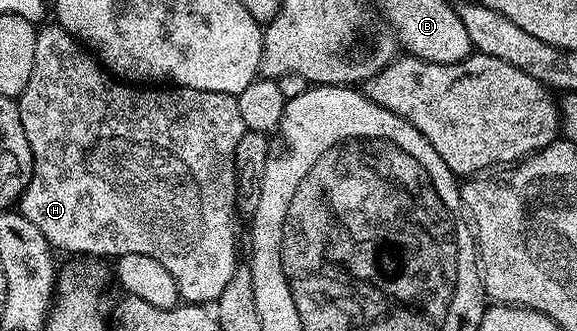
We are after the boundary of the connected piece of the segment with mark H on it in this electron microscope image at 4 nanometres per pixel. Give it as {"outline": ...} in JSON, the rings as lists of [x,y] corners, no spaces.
{"outline":[[[48,23],[36,34],[34,43],[34,71],[30,71],[30,83],[18,98],[22,131],[26,131],[26,143],[32,152],[32,177],[18,202],[18,212],[24,216],[42,235],[46,235],[53,250],[65,249],[68,253],[90,253],[96,257],[115,259],[122,255],[150,255],[158,259],[178,285],[181,302],[194,305],[216,303],[222,291],[238,268],[240,241],[236,238],[236,152],[238,139],[246,132],[242,115],[238,111],[235,96],[218,91],[198,91],[179,87],[137,87],[117,79],[85,49],[75,37],[69,35],[62,26]]]}

